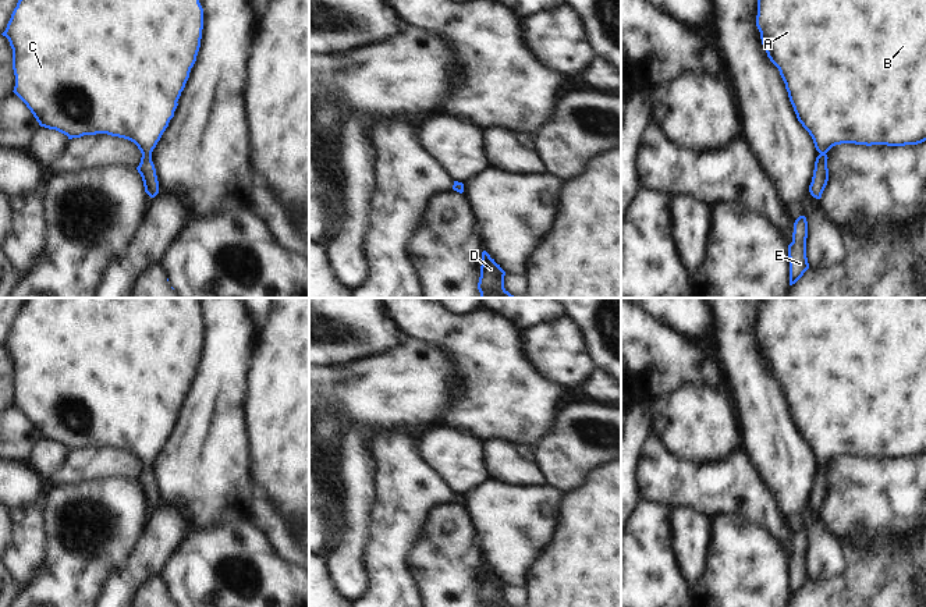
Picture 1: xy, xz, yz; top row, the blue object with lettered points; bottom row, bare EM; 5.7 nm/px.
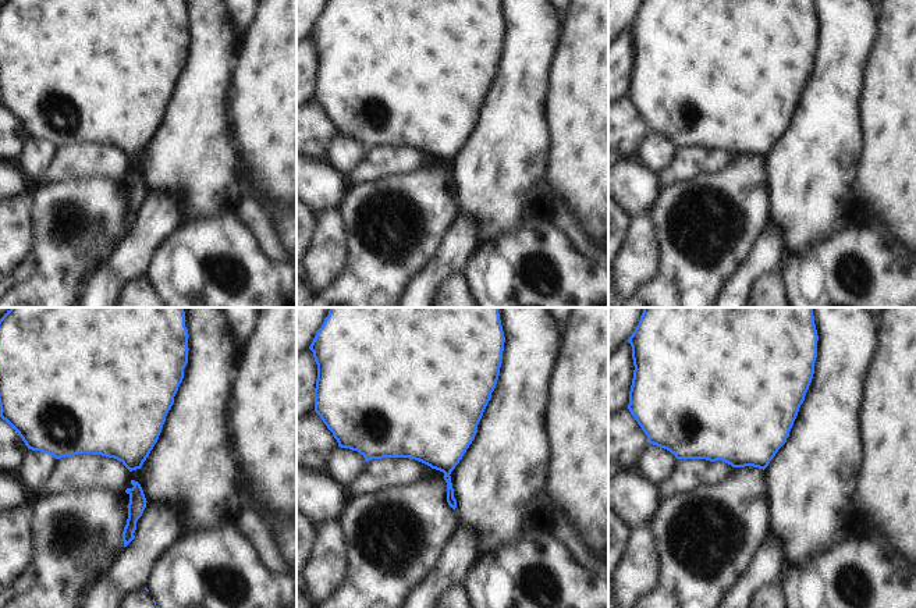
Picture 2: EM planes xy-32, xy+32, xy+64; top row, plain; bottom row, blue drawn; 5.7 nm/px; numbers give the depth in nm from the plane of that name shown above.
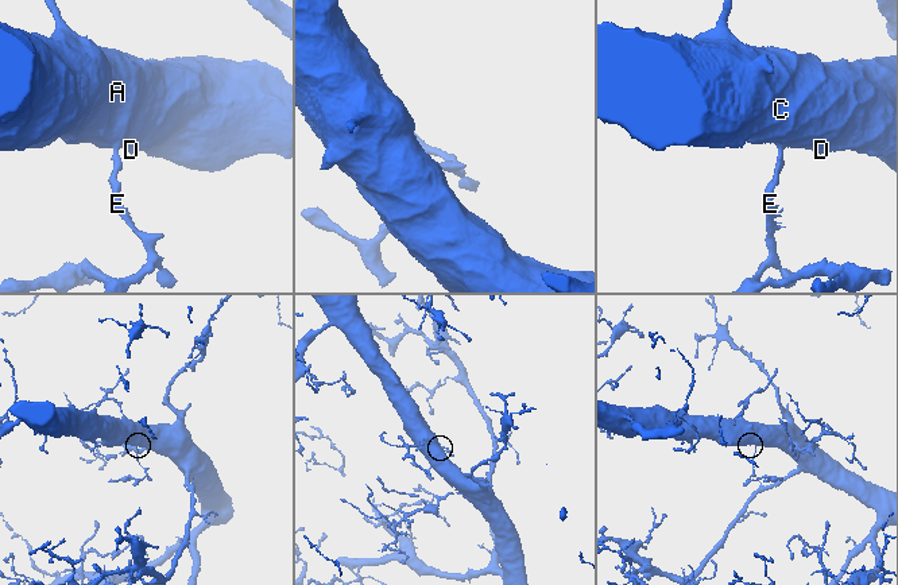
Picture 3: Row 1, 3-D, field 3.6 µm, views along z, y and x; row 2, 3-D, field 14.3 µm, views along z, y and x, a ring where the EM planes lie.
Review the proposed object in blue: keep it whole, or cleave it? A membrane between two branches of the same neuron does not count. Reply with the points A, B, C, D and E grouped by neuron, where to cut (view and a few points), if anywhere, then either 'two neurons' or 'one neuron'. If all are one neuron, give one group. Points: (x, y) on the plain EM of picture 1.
groups A B C D E; cut none; one neuron

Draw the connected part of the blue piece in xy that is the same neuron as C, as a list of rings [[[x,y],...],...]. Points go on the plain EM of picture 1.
[[[29,298],[18,312],[6,342],[1,345],[13,361],[13,381],[15,387],[14,405],[26,416],[40,439],[56,441],[72,450],[107,446],[134,454],[142,465],[136,479],[142,489],[145,504],[155,510],[159,493],[152,473],[152,464],[168,439],[178,418],[178,411],[196,373],[203,341],[203,320],[199,315],[199,298]]]

